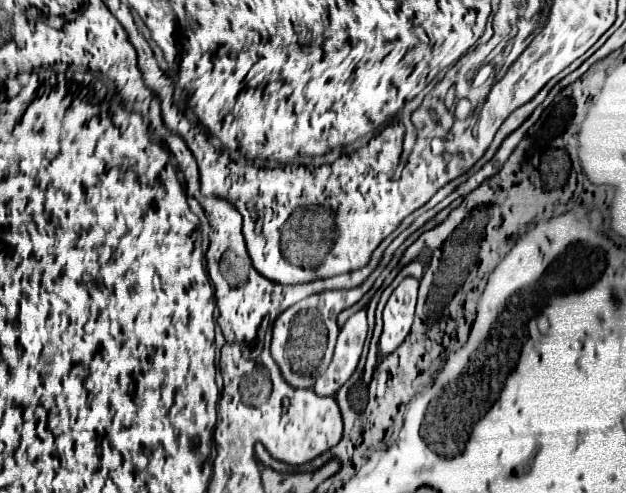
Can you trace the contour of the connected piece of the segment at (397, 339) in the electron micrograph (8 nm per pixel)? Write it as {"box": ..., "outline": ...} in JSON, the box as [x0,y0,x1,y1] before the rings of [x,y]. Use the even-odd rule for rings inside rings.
{"box":[379,277,419,356],"outline":[[[408,277],[393,291],[383,310],[383,331],[379,349],[388,356],[405,341],[413,325],[419,281]]]}

